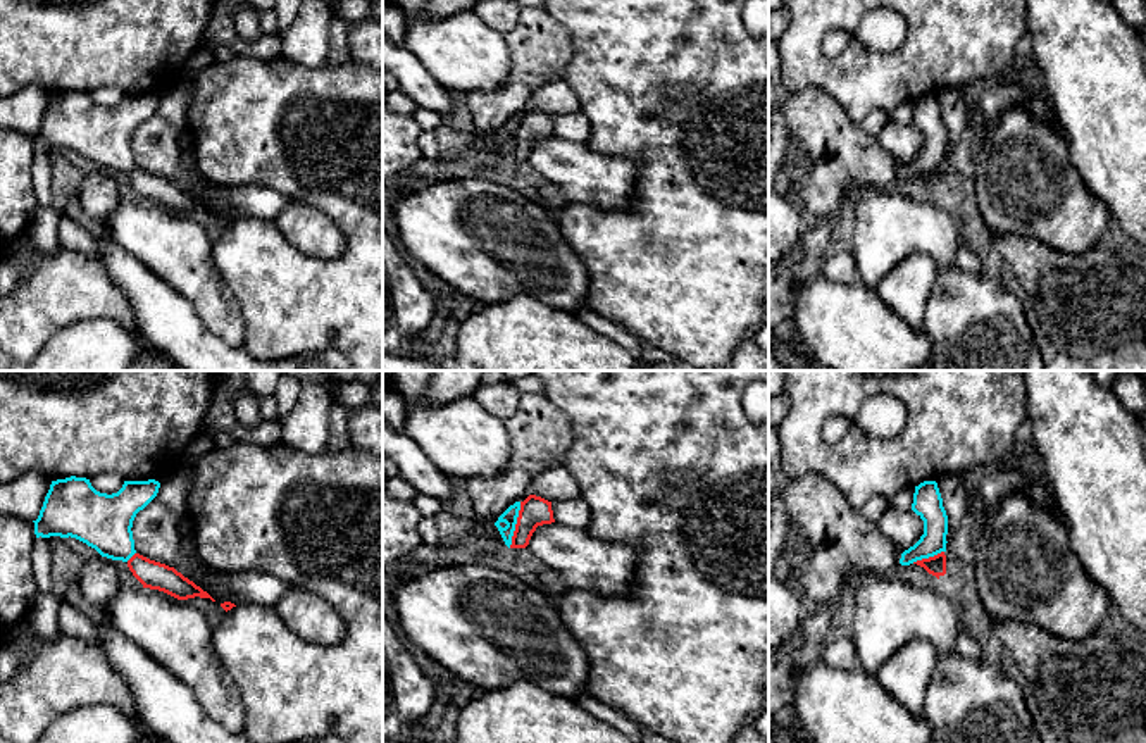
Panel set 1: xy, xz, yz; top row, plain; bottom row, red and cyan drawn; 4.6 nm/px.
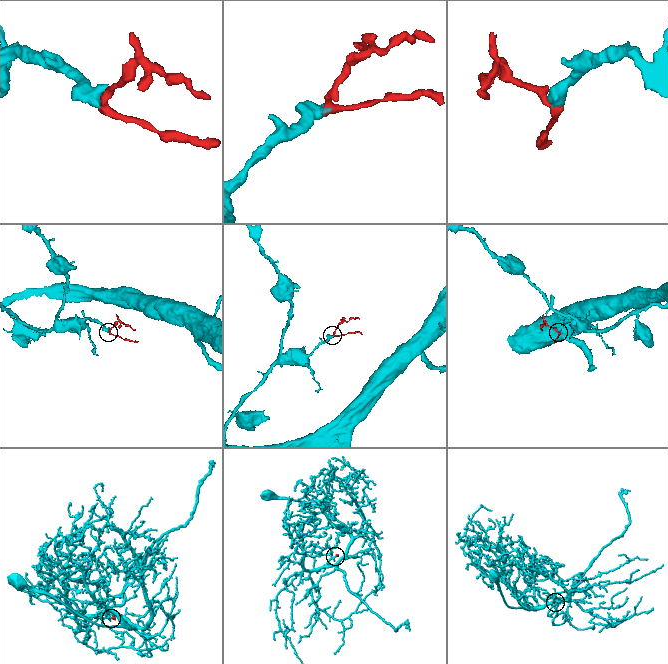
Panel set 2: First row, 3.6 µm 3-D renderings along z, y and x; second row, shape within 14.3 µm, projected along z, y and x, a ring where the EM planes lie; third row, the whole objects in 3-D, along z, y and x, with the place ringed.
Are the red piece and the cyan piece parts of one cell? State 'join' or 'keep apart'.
keep apart

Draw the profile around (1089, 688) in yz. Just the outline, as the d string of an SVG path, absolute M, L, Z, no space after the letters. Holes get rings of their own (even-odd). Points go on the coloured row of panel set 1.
M994 619L991 636L1012 652L1060 740L1093 743L1120 729L1146 729L1146 657L1130 643L1099 631L1065 640Z

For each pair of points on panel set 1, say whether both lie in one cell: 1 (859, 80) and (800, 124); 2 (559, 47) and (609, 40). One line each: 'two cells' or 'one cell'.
1: two cells
2: two cells

